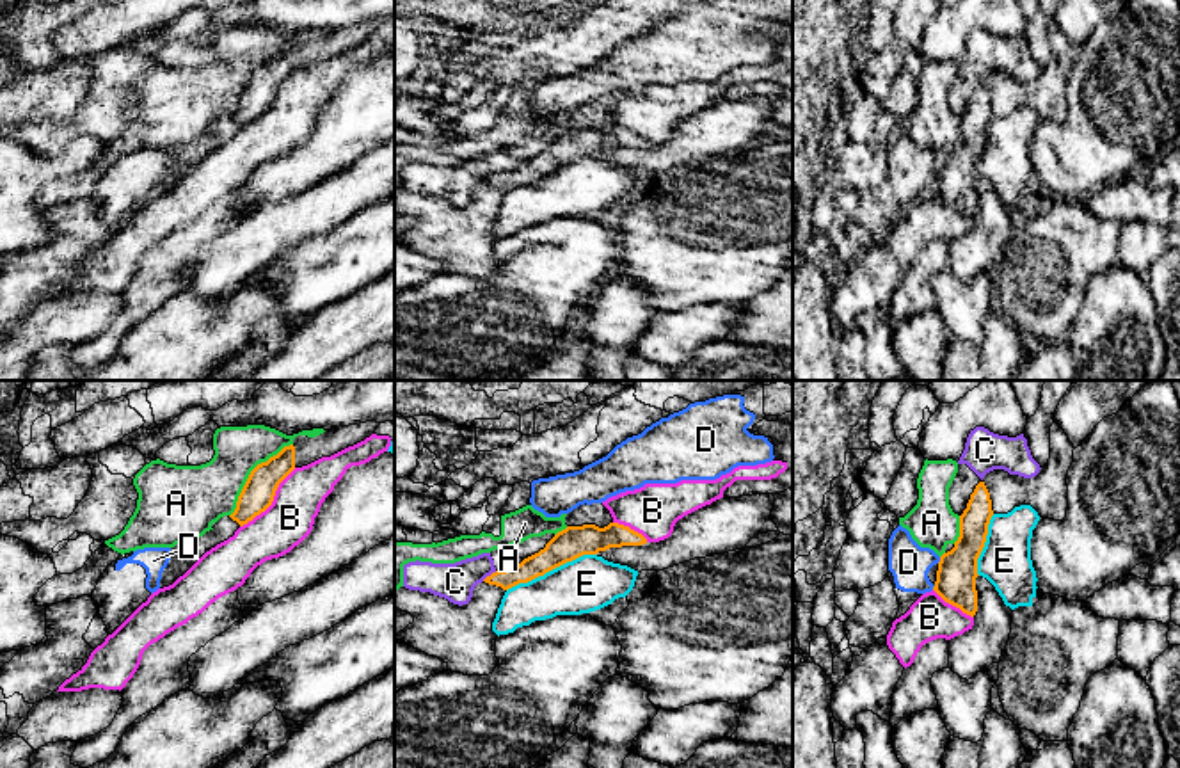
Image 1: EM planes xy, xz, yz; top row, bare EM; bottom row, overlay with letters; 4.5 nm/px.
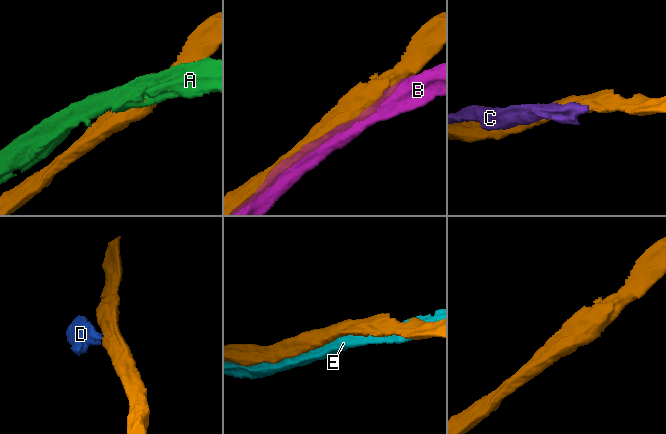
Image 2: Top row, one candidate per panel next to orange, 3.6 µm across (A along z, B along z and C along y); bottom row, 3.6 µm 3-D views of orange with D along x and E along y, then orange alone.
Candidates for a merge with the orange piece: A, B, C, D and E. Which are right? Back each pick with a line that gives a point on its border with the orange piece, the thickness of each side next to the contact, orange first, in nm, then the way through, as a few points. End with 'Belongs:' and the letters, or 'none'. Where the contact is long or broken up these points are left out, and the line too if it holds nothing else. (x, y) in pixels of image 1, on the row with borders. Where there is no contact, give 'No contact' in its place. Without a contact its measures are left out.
Belongs: none

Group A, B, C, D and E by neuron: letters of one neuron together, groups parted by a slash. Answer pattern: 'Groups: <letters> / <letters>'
Groups: A / B / C / D / E

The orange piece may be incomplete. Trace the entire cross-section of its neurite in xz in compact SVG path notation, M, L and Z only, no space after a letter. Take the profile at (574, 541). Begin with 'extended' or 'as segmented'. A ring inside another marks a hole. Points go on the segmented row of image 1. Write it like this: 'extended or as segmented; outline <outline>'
as segmented; outline M610 523L604 528L595 524L567 526L558 532L544 549L524 558L519 565L496 571L483 581L508 590L519 583L528 583L546 572L572 562L583 555L597 555L610 548L642 546L647 539L629 526Z

